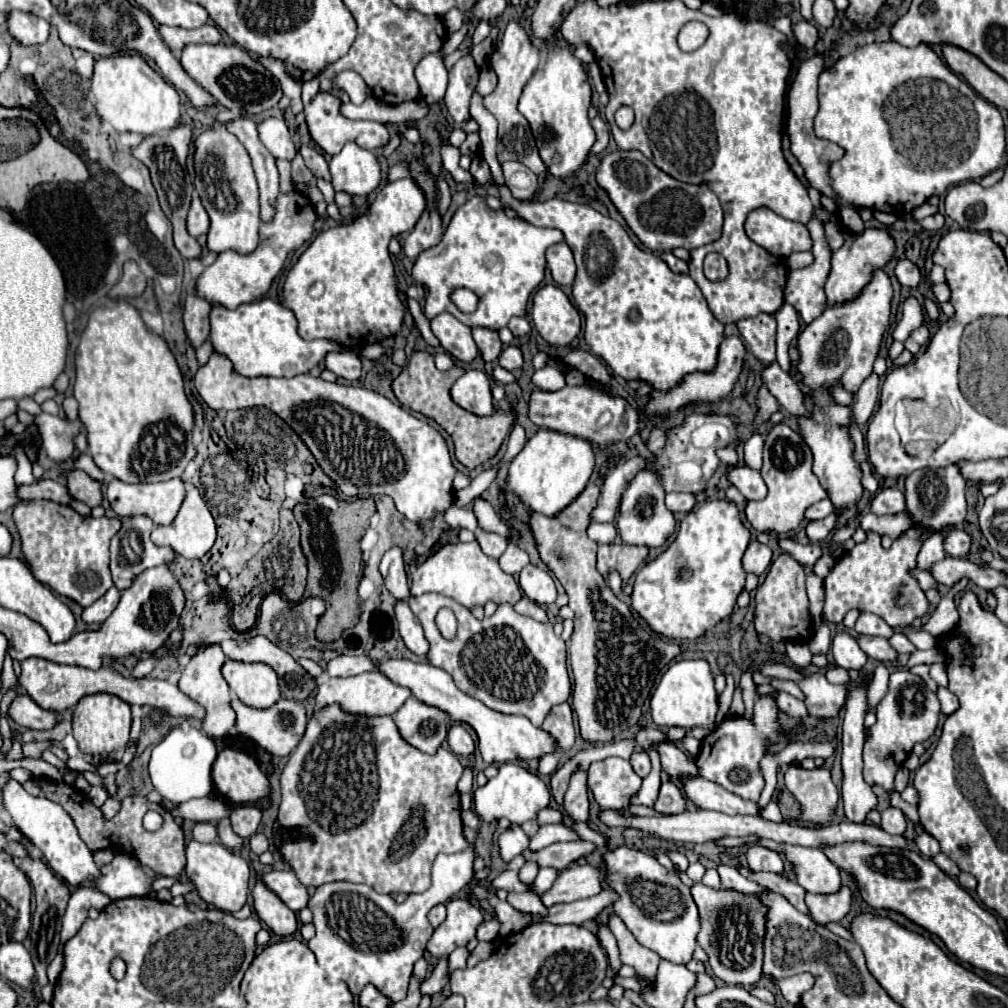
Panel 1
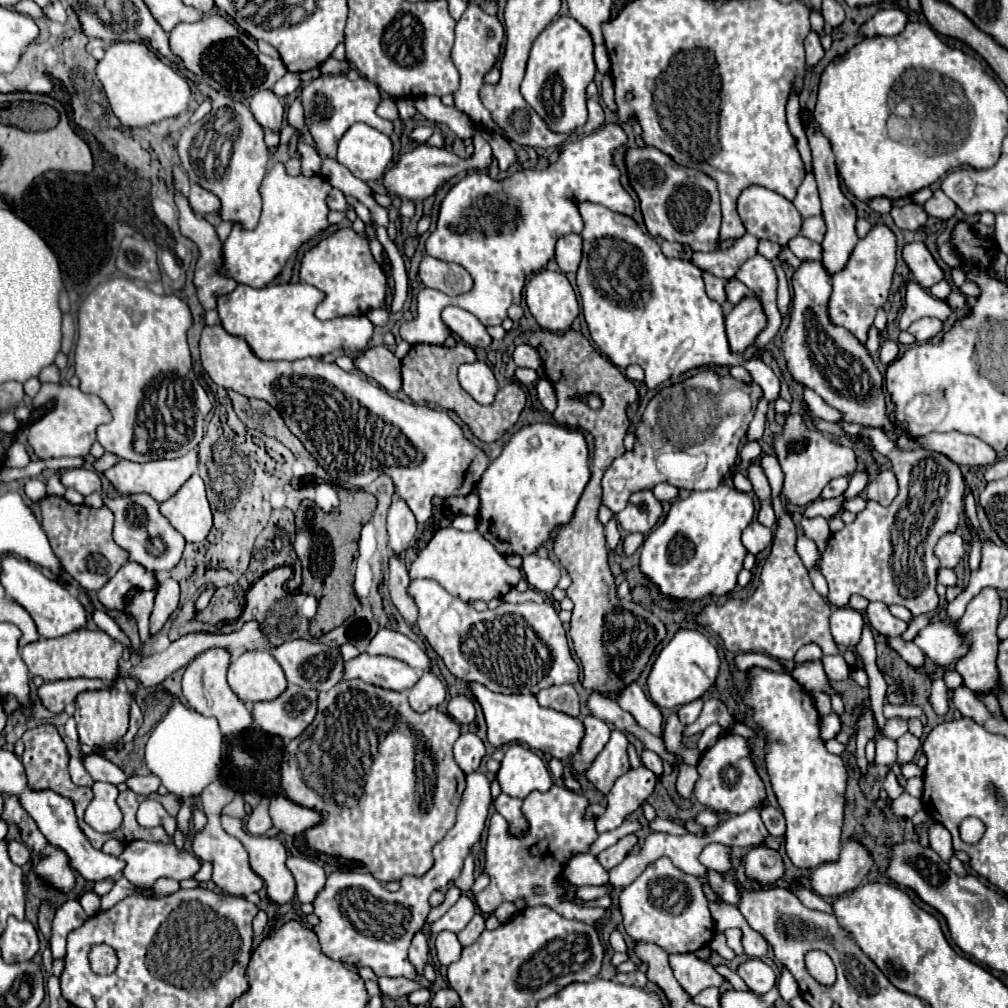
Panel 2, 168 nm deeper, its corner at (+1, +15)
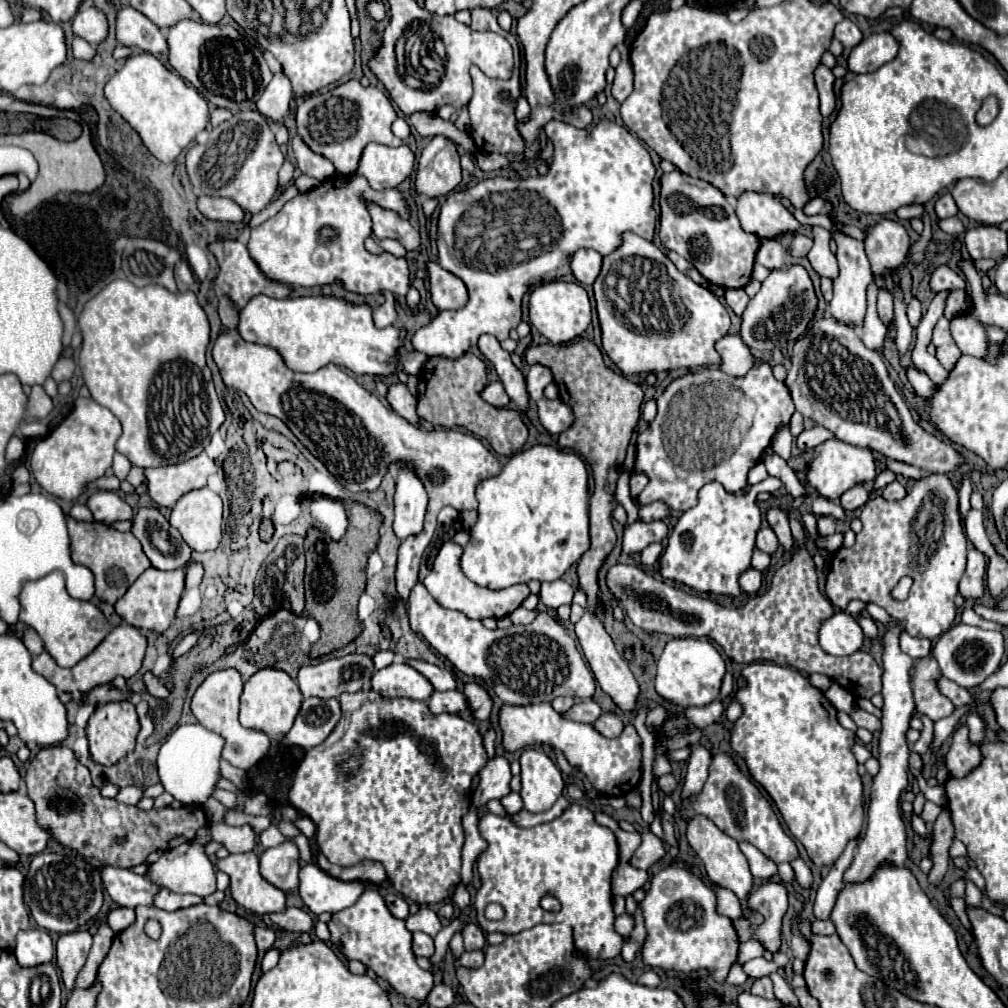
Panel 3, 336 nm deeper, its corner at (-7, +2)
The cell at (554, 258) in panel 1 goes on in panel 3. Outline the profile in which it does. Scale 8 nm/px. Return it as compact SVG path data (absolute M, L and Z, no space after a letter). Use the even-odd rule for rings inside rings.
M578 249L570 261L570 269L576 281L582 285L594 283L594 279L600 273L600 265L602 265L602 255L596 253L594 249Z

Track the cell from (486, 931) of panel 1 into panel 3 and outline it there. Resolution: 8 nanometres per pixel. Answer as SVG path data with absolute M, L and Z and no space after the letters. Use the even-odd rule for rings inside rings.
M482 949L466 951L466 953L458 959L458 965L462 965L462 967L480 967L482 963L484 963L484 951L482 951Z

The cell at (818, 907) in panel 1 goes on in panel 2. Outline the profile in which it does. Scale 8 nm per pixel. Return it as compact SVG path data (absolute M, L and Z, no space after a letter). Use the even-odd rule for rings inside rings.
M848 838L842 844L840 856L836 862L820 864L812 876L812 888L820 896L842 896L854 890L870 872L874 860L864 844Z

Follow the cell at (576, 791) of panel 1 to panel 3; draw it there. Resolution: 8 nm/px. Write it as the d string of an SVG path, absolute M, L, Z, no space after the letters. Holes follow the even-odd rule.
M604 713L604 715L594 723L594 729L596 729L598 733L602 733L604 737L612 739L612 737L618 737L618 735L622 733L624 725L622 725L622 721L620 721L614 713Z

